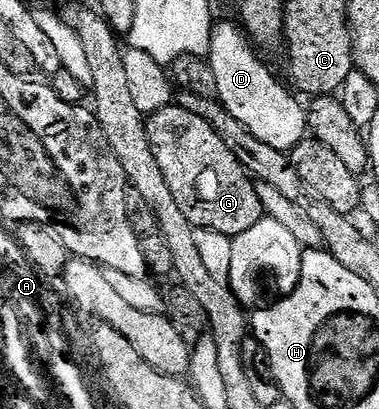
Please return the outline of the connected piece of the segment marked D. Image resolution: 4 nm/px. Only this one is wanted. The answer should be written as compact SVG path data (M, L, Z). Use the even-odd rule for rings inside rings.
M218 21L212 27L207 61L216 75L219 102L261 142L290 152L306 139L309 130L306 109L278 82L262 60L238 23Z

